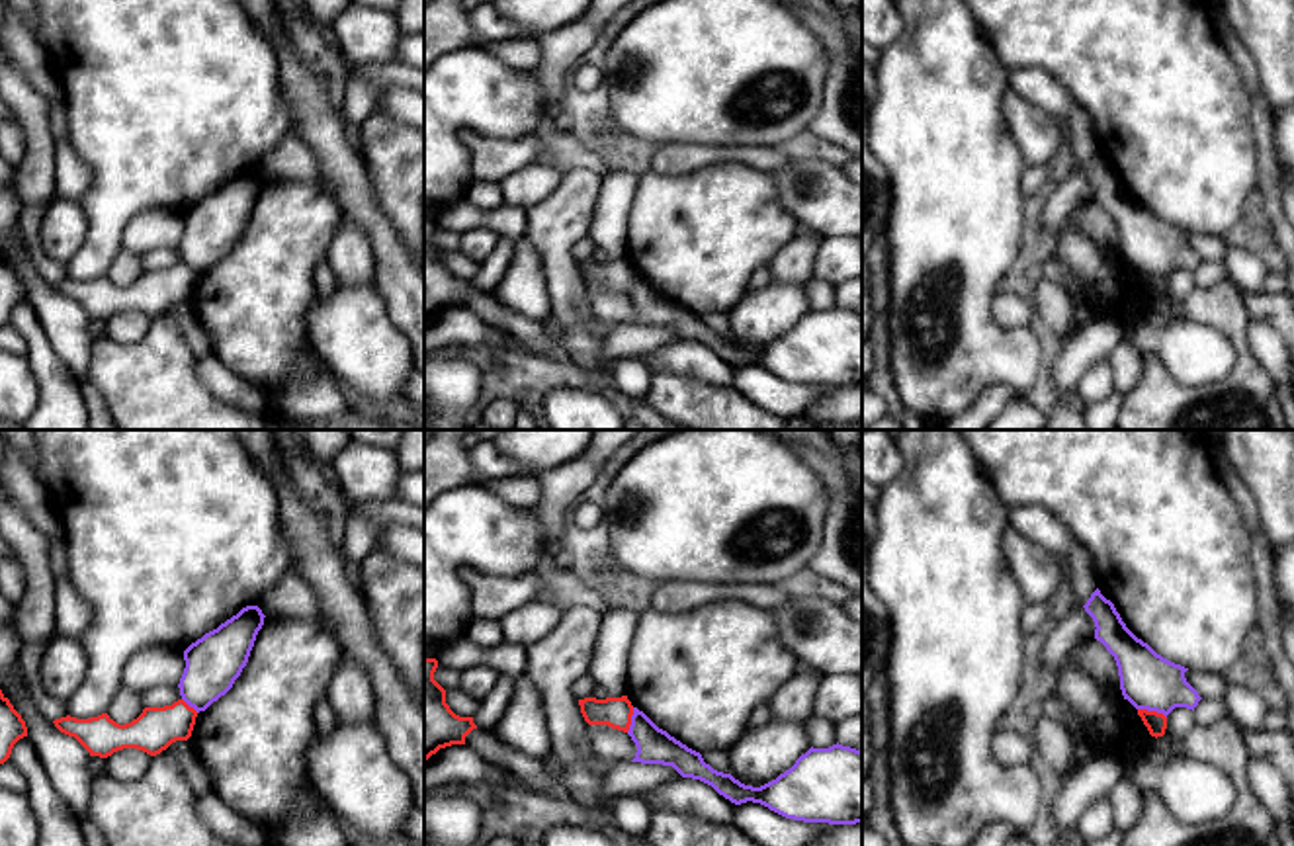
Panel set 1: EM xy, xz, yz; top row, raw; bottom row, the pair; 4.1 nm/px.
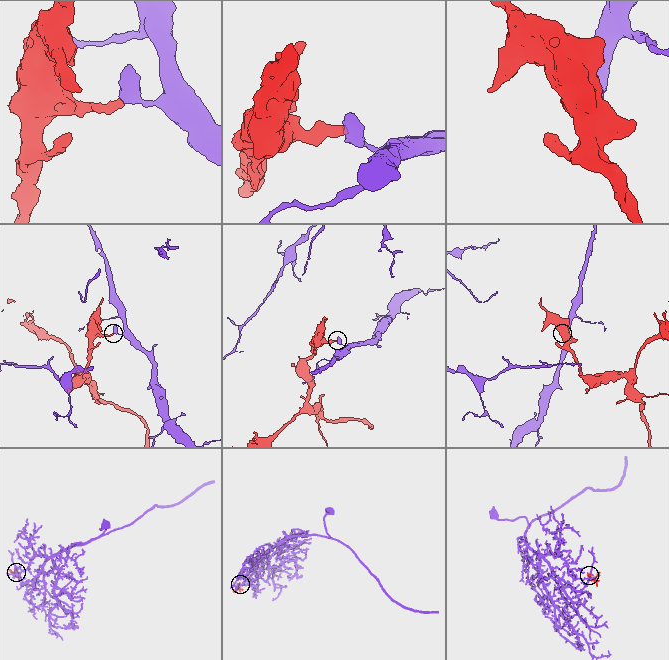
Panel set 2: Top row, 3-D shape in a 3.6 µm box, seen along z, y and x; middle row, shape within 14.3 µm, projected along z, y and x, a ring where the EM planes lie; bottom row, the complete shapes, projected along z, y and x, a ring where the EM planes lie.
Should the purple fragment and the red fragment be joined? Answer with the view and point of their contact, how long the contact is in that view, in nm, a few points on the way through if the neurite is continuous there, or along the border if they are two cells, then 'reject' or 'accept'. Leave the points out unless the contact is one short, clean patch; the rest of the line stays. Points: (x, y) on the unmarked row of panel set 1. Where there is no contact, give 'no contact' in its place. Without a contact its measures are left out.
yz (1152, 272) | 130 nm | along yz (1138, 270), (1160, 274), (1165, 280) | reject

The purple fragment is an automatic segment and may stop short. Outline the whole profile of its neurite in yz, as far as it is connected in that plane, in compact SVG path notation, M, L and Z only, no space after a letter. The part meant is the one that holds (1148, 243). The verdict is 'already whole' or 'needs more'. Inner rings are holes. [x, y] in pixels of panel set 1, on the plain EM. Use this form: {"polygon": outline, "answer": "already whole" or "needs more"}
{"polygon": "M1099 150L1083 170L1095 184L1095 201L1116 223L1124 262L1136 272L1157 274L1165 279L1175 270L1194 274L1202 260L1185 240L1188 231L1163 221L1138 201Z", "answer": "already whole"}

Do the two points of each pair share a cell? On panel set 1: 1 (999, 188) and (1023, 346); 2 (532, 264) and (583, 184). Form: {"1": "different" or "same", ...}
{"1": "same", "2": "different"}

